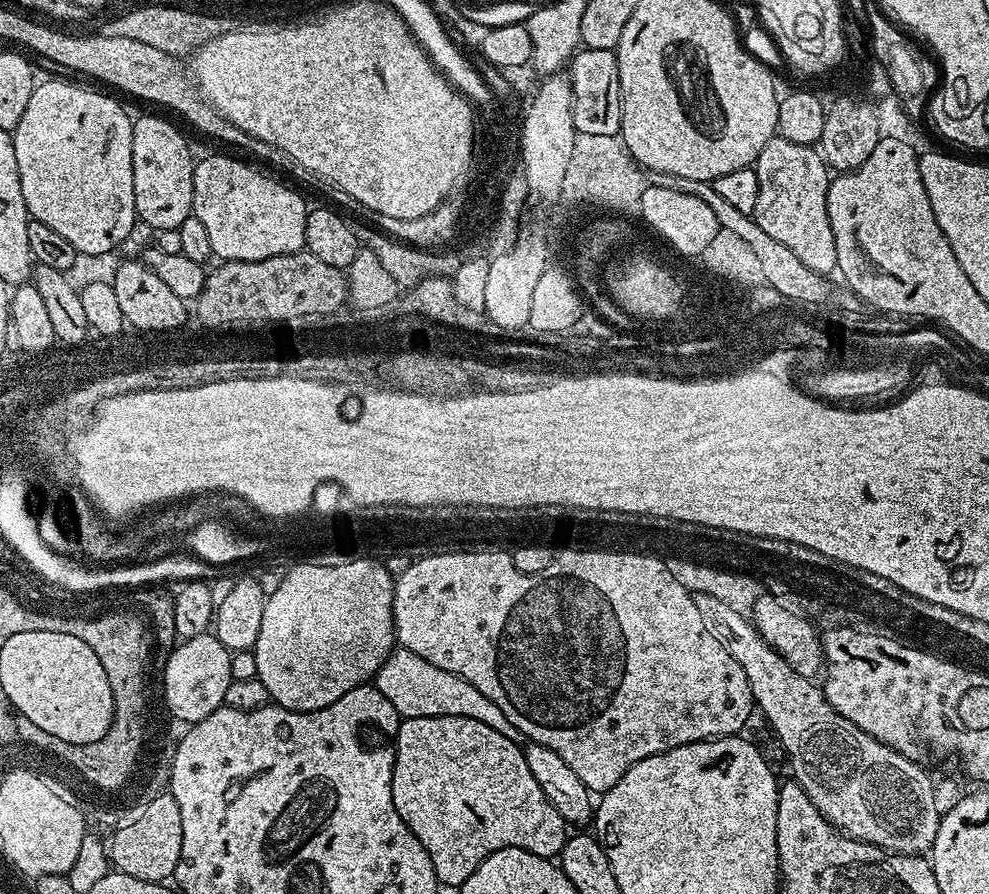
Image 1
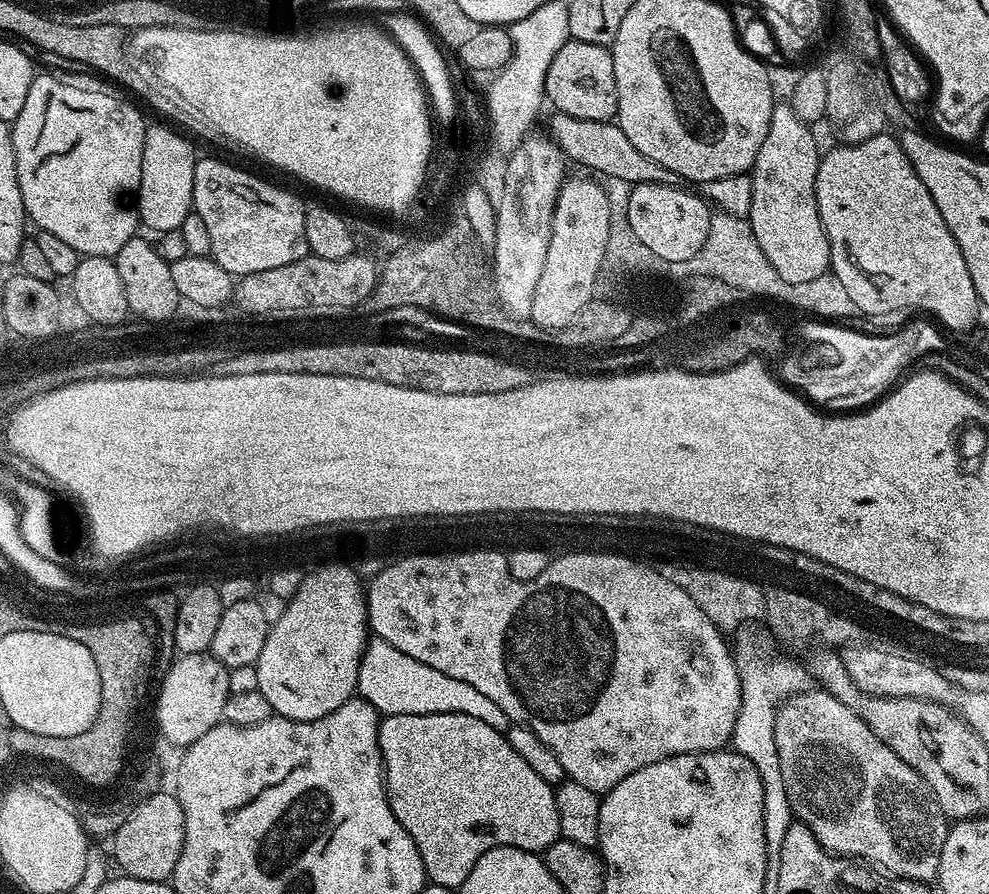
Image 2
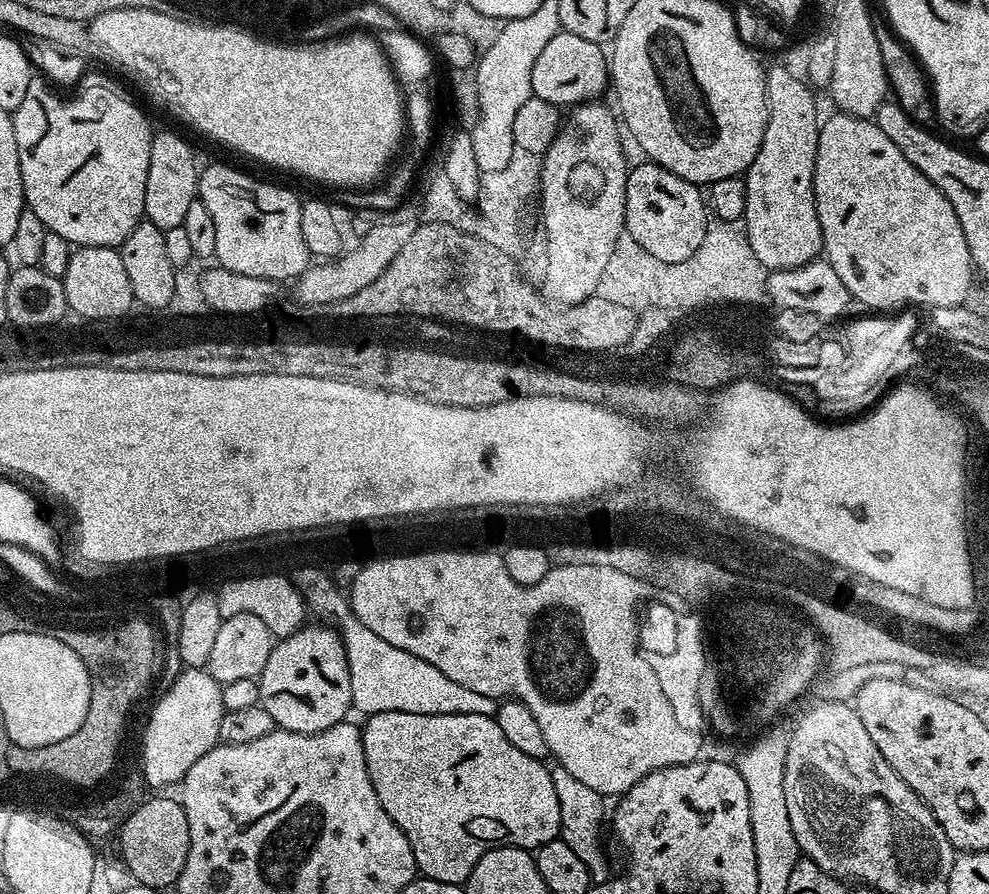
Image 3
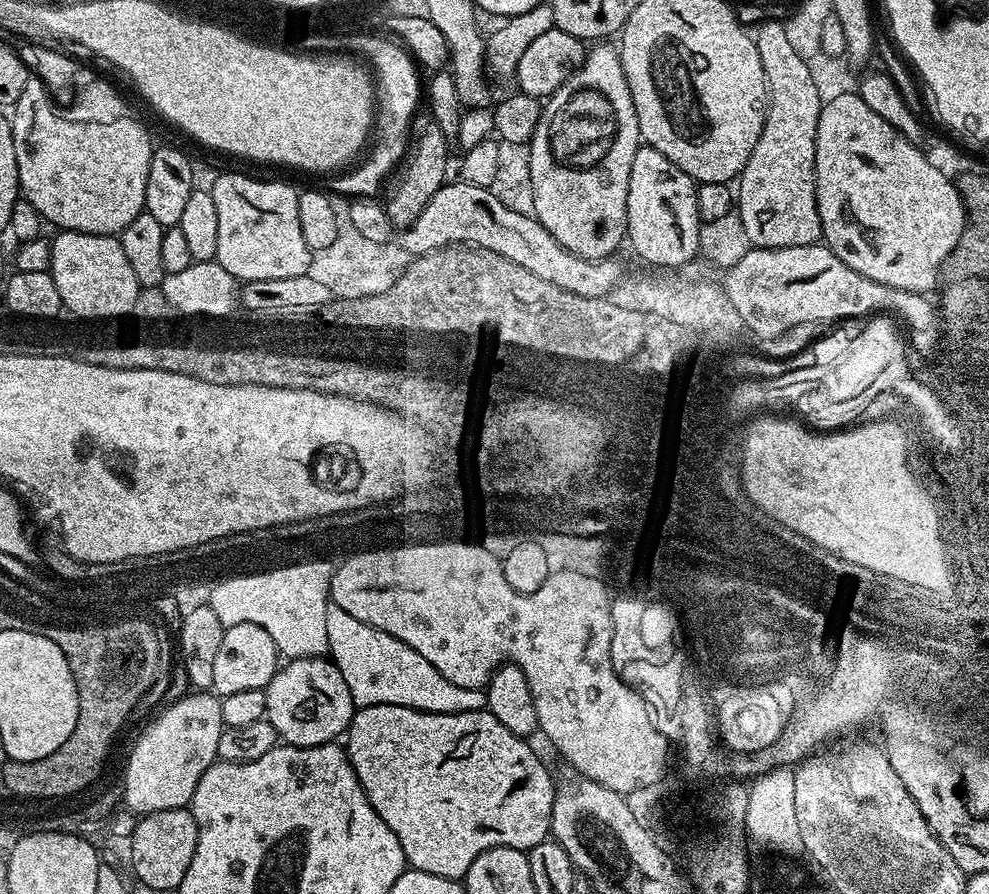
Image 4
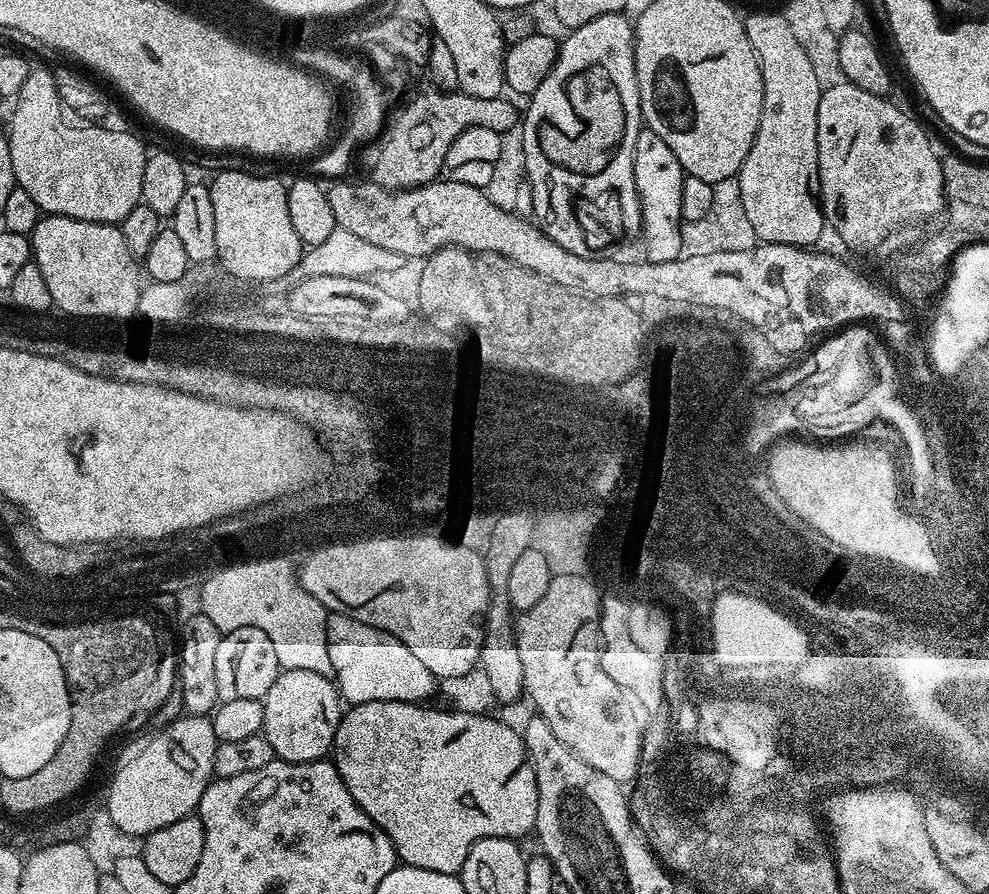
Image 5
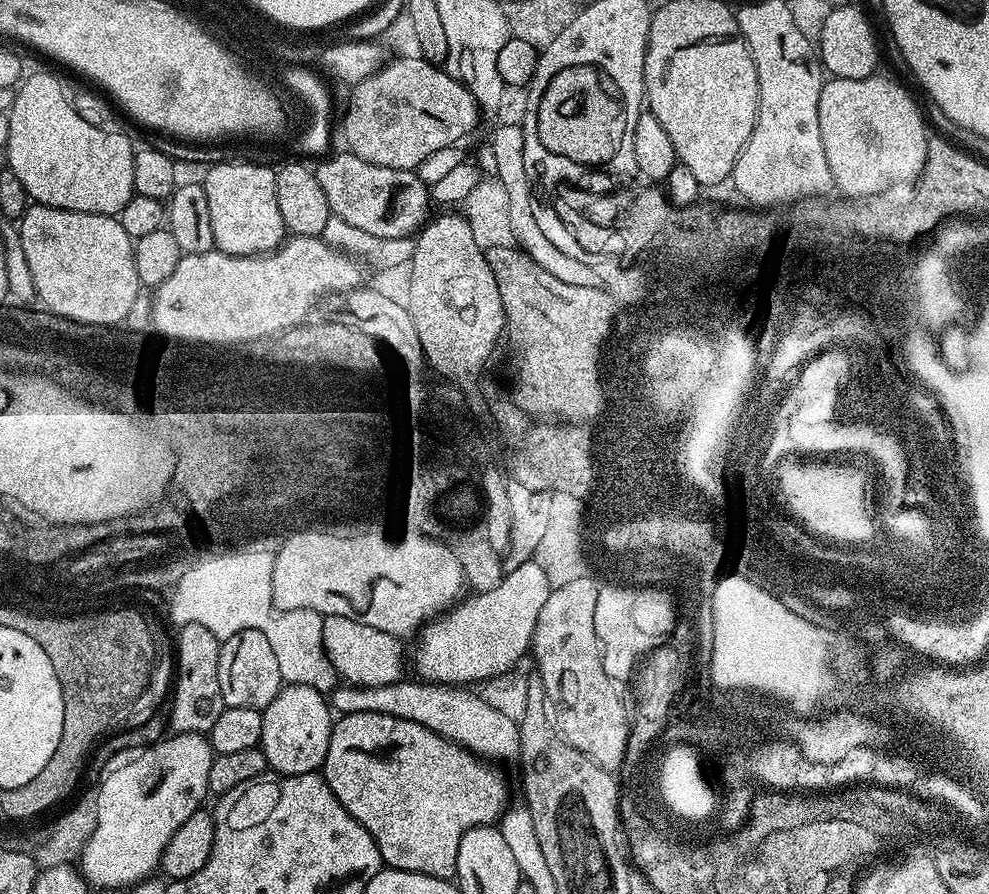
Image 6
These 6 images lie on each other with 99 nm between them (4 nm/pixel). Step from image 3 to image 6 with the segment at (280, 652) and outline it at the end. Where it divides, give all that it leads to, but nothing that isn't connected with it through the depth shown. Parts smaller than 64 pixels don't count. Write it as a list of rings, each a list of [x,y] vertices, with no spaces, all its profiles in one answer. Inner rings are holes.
[[[289,684],[281,687],[280,693],[262,710],[262,734],[259,747],[264,751],[264,757],[269,769],[281,776],[306,774],[317,771],[326,758],[326,750],[330,746],[330,734],[334,723],[334,712],[326,696],[316,689],[306,685]]]

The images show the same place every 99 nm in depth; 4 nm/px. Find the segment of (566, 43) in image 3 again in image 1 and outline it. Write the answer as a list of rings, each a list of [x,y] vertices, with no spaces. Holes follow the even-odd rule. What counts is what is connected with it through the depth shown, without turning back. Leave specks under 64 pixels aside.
[[[579,49],[568,66],[572,83],[572,117],[577,133],[589,135],[619,135],[621,128],[621,86],[618,82],[618,64],[613,49]]]

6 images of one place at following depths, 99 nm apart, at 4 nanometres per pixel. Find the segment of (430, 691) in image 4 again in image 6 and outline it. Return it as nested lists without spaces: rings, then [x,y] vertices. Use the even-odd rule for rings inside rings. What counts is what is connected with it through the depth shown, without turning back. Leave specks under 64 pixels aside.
[[[325,616],[322,622],[322,638],[324,639],[324,652],[333,664],[341,681],[358,687],[378,687],[399,681],[405,674],[404,654],[400,650],[401,641],[397,637],[386,634],[382,630],[374,630],[374,626],[359,624],[354,618],[341,616]]]

